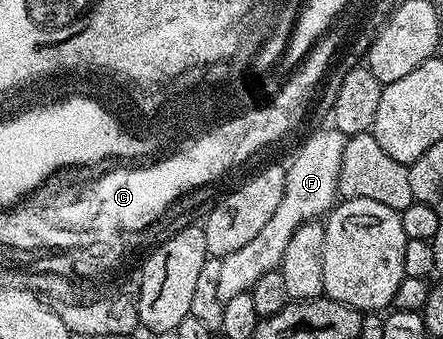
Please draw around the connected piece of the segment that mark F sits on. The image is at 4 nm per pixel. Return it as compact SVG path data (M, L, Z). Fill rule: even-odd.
M327 129L318 131L298 151L294 164L286 167L286 184L284 197L280 197L280 206L272 218L248 241L248 245L236 249L236 253L228 253L222 258L220 265L220 282L218 291L222 300L236 297L236 293L249 291L260 281L260 277L269 271L279 270L282 266L284 249L288 249L288 241L300 229L300 225L325 216L335 206L339 198L338 178L340 177L340 161L344 153L347 136L339 131Z

